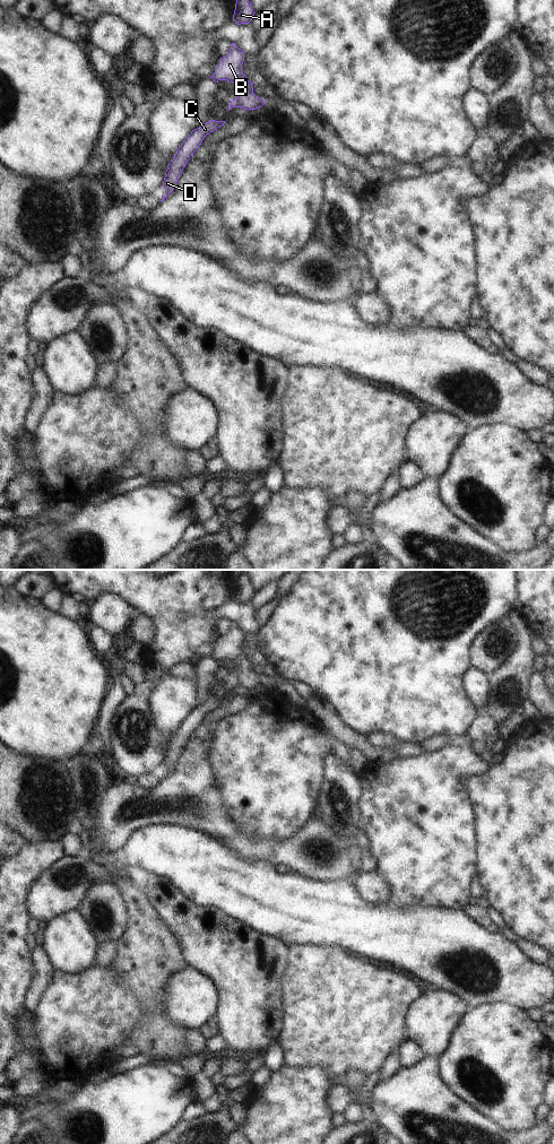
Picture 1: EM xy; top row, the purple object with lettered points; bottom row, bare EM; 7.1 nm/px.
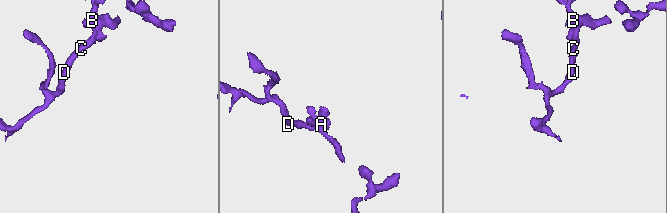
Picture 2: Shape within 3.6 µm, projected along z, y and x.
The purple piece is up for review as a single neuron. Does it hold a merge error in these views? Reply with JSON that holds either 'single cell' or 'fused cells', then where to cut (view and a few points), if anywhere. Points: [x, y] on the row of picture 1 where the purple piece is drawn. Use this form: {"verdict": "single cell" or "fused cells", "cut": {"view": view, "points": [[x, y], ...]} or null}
{"verdict": "single cell", "cut": null}

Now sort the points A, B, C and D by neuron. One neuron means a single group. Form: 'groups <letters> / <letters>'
groups A B C D

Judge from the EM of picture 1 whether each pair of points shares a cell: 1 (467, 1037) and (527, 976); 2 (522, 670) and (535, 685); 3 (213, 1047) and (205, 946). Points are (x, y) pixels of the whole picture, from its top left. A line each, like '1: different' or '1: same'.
1: different
2: different
3: different

